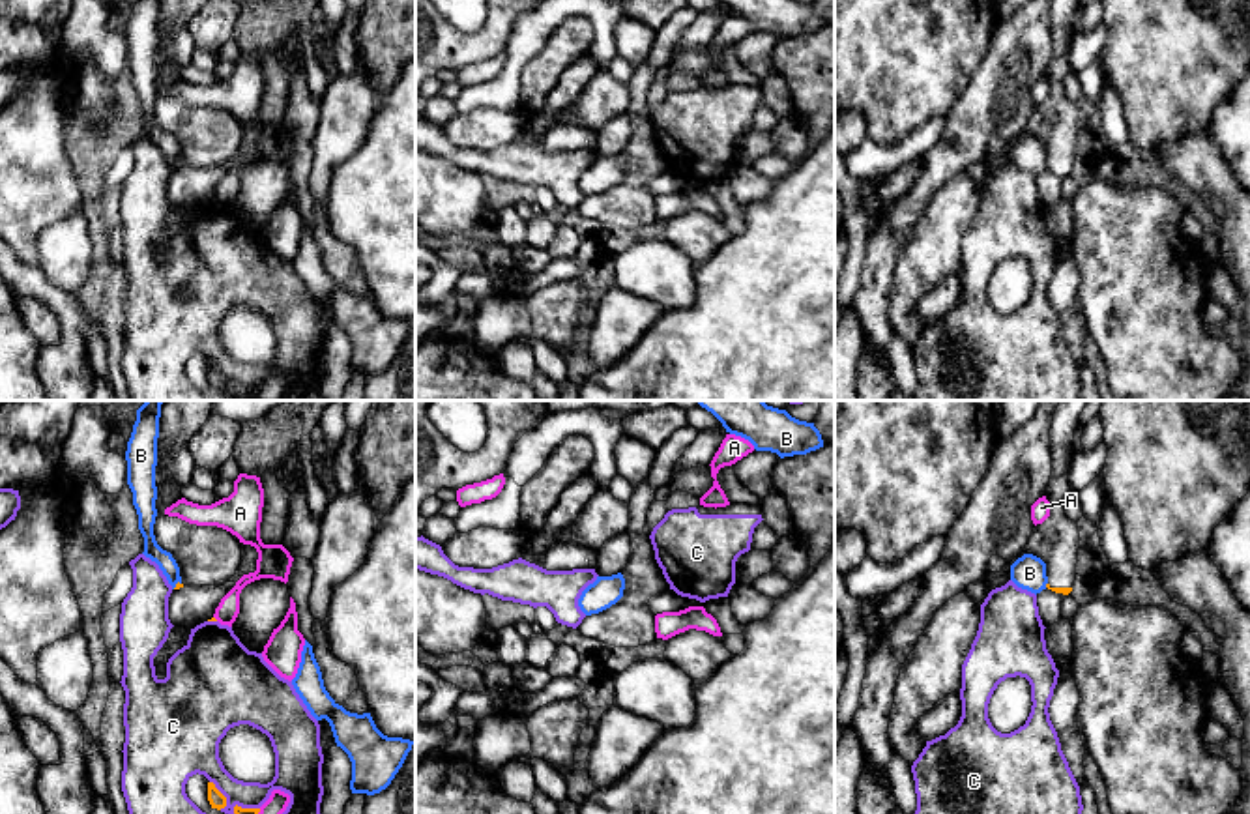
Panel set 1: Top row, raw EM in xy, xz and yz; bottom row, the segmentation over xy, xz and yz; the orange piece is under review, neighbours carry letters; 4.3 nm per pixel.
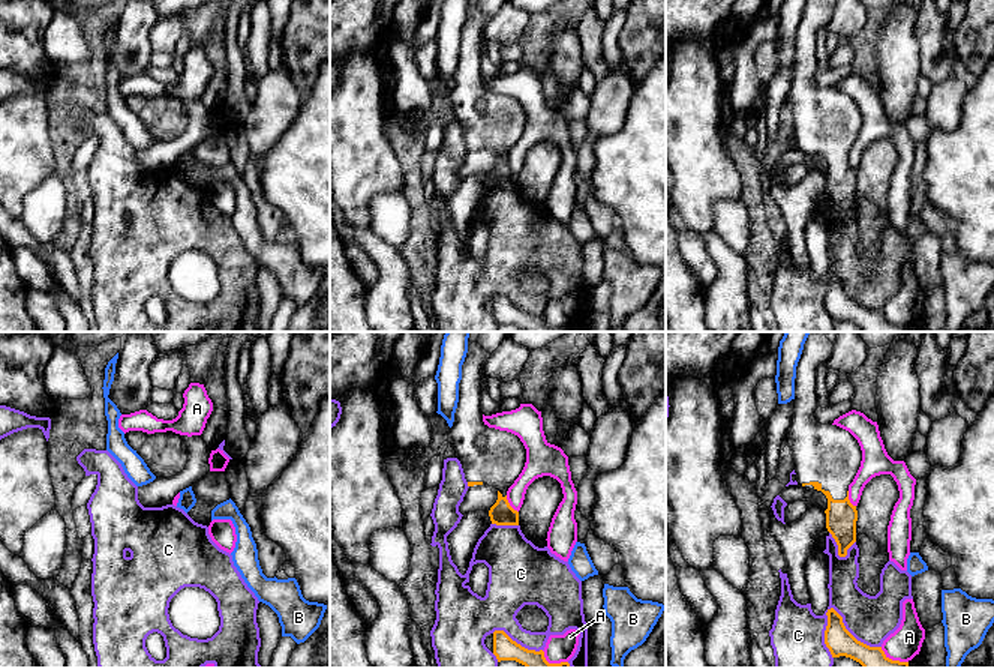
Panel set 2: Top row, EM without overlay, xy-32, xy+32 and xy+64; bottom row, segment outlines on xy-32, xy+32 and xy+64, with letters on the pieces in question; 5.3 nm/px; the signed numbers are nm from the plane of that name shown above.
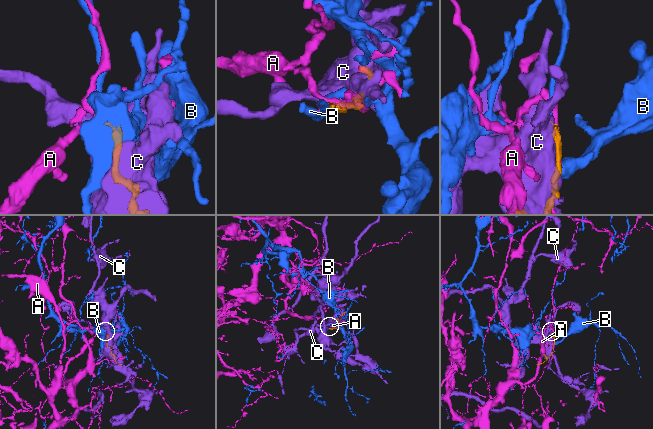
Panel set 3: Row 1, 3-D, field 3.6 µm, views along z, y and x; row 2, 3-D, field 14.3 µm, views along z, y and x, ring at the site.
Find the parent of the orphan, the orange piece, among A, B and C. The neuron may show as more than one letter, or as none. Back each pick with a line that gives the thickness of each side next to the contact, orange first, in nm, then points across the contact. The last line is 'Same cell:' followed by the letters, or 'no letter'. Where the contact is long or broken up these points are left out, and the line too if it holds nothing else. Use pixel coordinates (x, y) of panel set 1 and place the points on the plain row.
Same cell: no letter

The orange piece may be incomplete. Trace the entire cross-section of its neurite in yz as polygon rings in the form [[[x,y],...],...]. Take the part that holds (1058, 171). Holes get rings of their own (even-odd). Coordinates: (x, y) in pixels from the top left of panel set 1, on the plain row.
[[[1054,0],[1050,9],[1052,56],[1046,67],[1050,97],[1037,105],[1025,129],[1018,135],[1033,135],[1046,144],[1046,168],[1063,176],[1072,172],[1076,161],[1076,144],[1080,129],[1078,105],[1065,95],[1063,79],[1070,71],[1068,49],[1072,36],[1068,32],[1080,0]]]

